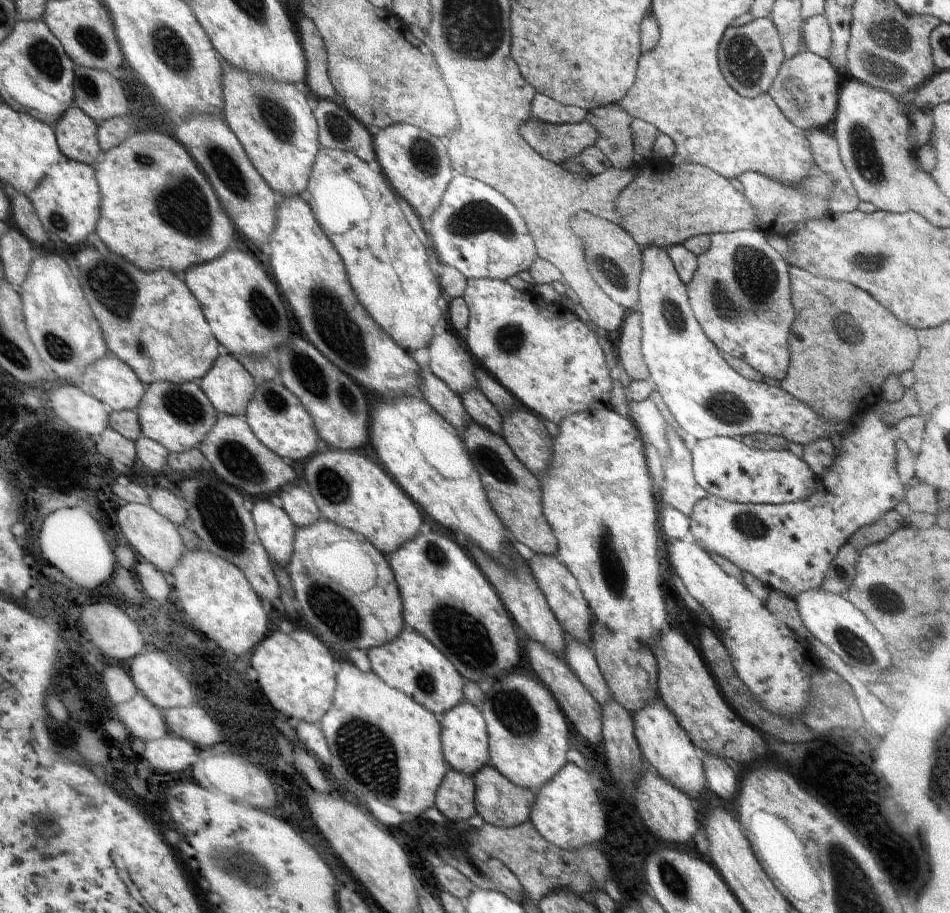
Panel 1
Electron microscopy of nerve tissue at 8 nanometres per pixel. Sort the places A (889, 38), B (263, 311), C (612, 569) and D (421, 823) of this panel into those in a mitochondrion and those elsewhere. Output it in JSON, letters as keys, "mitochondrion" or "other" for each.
{"A":"mitochondrion","B":"mitochondrion","C":"mitochondrion","D":"other"}

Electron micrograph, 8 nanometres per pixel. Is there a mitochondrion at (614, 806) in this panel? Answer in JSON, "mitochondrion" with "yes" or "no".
{"mitochondrion":"no"}

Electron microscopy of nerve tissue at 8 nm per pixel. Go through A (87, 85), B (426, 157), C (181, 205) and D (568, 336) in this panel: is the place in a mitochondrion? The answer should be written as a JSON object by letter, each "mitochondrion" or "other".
{"A":"mitochondrion","B":"mitochondrion","C":"mitochondrion","D":"other"}

